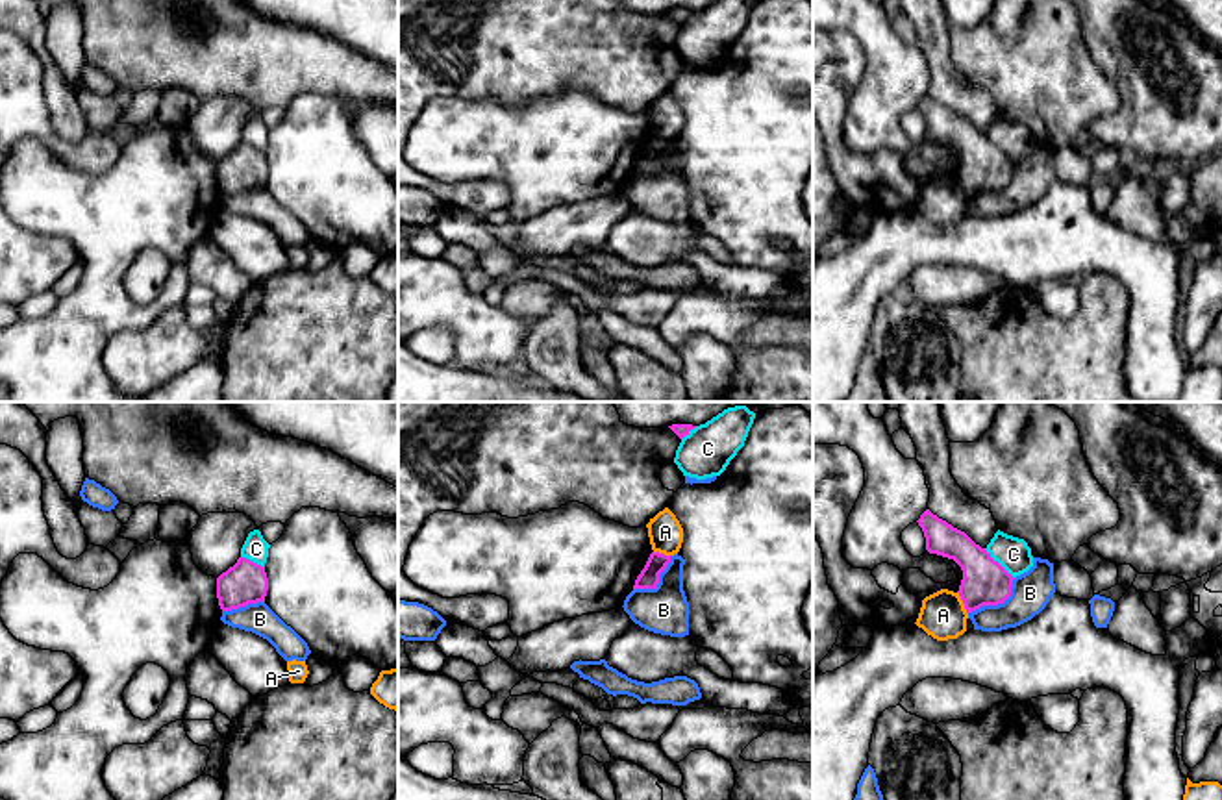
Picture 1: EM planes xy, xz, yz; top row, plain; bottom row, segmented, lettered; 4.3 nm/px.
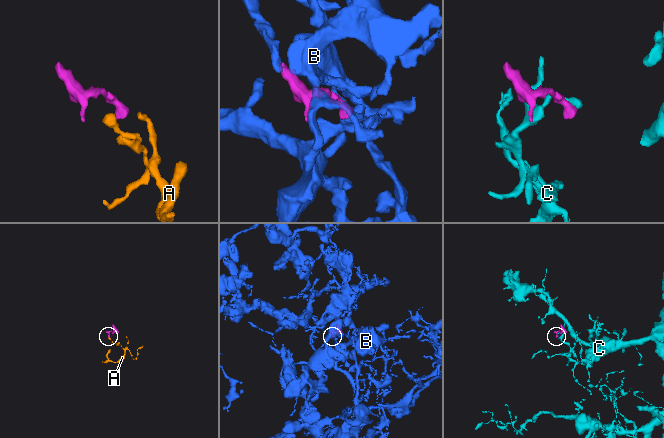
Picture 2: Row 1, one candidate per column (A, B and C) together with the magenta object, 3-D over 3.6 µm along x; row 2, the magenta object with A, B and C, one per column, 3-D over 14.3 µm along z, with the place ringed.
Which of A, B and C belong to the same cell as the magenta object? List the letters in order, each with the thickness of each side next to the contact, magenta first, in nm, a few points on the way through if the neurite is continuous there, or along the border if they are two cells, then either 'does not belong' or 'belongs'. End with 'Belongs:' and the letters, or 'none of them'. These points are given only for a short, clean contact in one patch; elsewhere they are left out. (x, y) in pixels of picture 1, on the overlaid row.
A: calibres 200 and 200 nm; border yz (958, 591), (967, 613); does not belong
B: calibres 200 and 170 nm; does not belong
C: calibres 200 and 150 nm; does not belong
Belongs: none of them

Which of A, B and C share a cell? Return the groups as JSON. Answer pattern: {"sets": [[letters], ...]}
{"sets": [["A"], ["B"], ["C"]]}

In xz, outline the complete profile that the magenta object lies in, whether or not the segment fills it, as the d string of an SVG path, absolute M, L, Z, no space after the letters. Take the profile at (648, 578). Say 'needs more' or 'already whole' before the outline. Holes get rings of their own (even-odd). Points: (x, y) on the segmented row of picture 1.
already whole; M652 552L644 569L635 580L633 589L655 589L659 583L659 574L667 569L670 563L670 556Z

